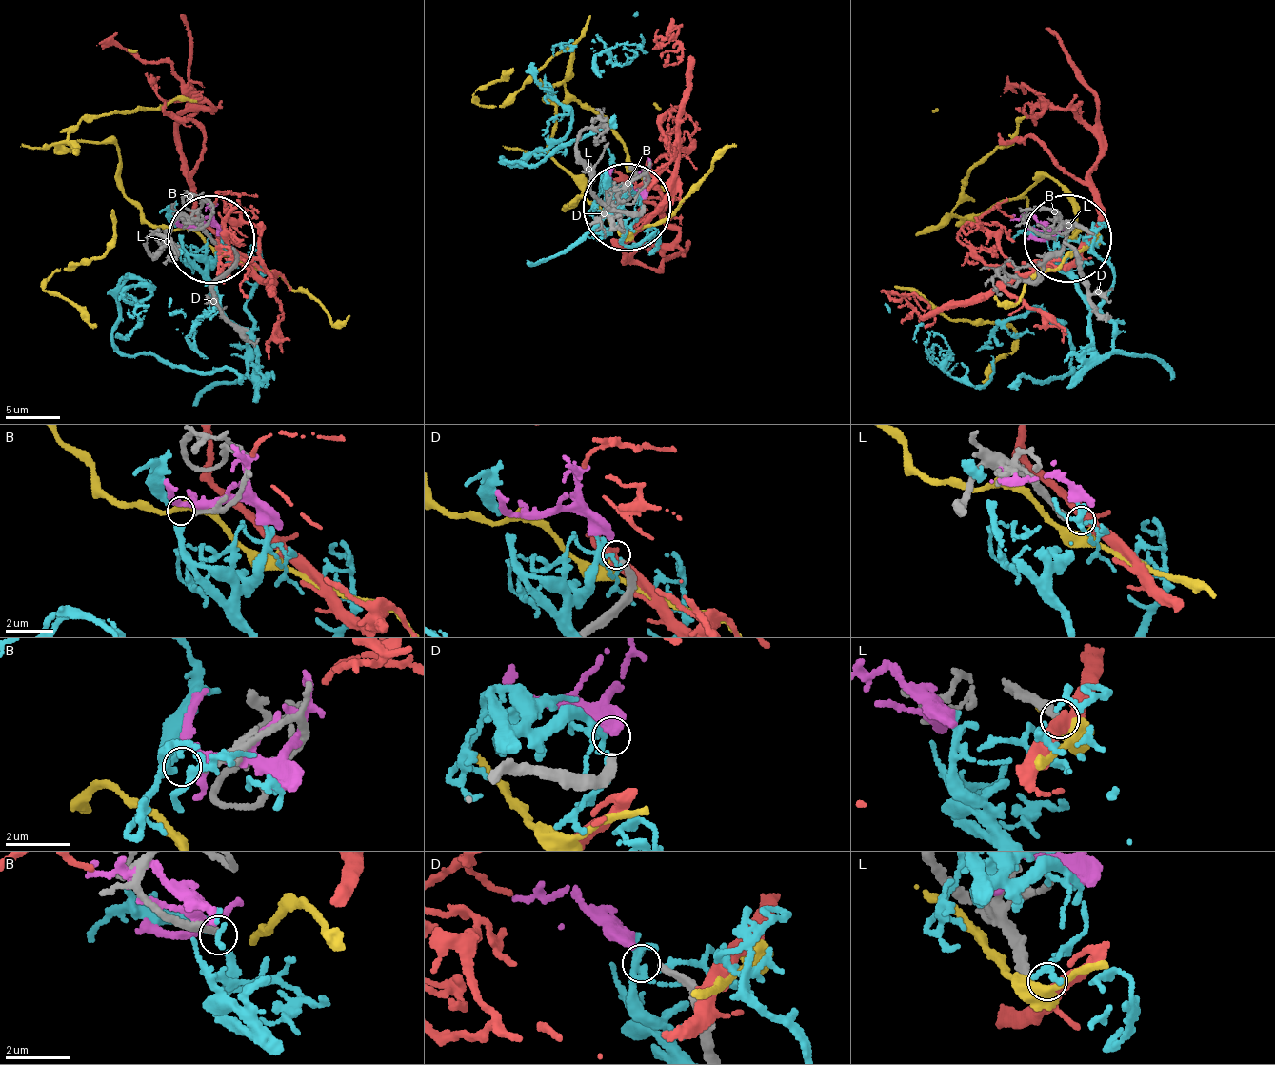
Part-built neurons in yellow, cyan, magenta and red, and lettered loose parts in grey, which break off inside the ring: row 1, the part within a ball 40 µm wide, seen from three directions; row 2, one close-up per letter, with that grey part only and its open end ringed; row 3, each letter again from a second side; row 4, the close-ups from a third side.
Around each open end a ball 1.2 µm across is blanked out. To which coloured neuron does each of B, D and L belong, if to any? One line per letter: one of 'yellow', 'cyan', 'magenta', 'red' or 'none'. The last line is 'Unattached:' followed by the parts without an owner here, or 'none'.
B: cyan
D: magenta
L: red
Unattached: none

